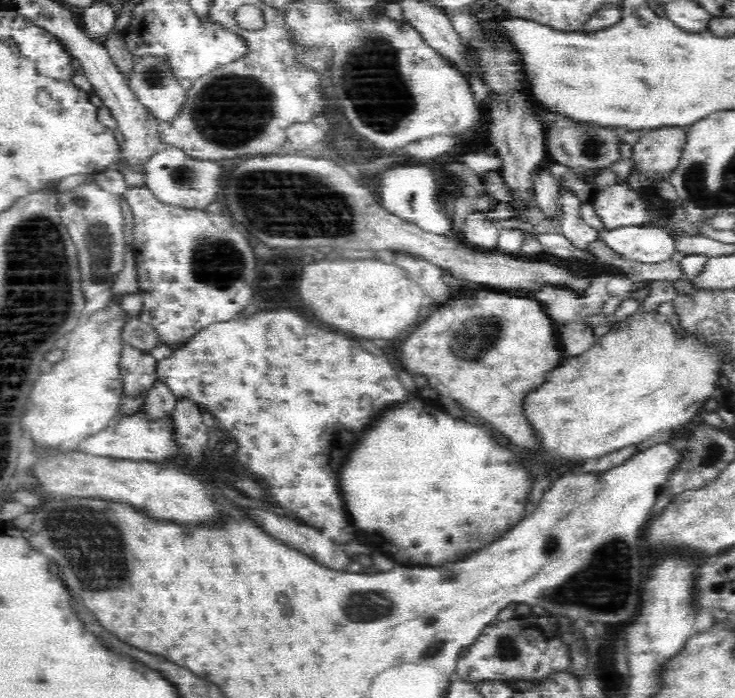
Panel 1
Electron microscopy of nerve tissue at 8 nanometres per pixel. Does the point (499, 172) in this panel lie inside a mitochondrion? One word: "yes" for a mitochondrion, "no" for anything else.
no

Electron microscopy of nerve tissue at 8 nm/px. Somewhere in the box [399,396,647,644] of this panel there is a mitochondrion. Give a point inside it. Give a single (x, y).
(603, 585)

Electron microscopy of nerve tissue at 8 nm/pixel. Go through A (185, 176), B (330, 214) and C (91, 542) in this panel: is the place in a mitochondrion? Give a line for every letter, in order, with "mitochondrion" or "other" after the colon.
A: mitochondrion
B: mitochondrion
C: mitochondrion

